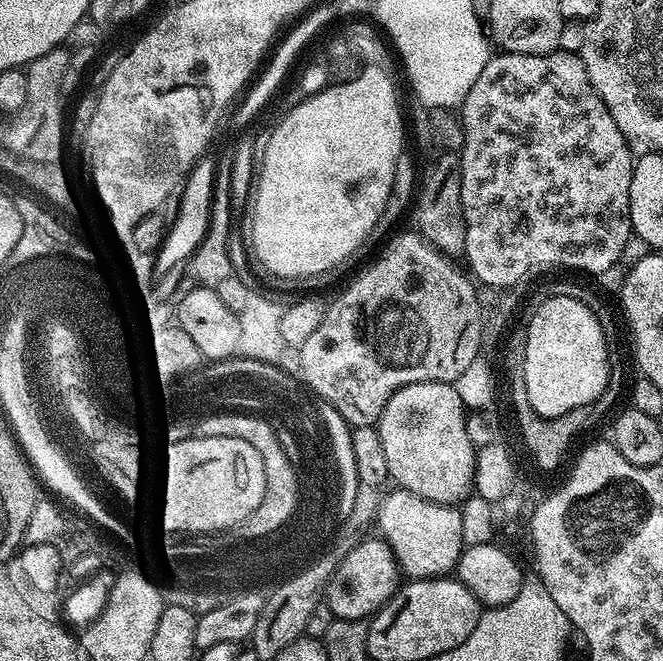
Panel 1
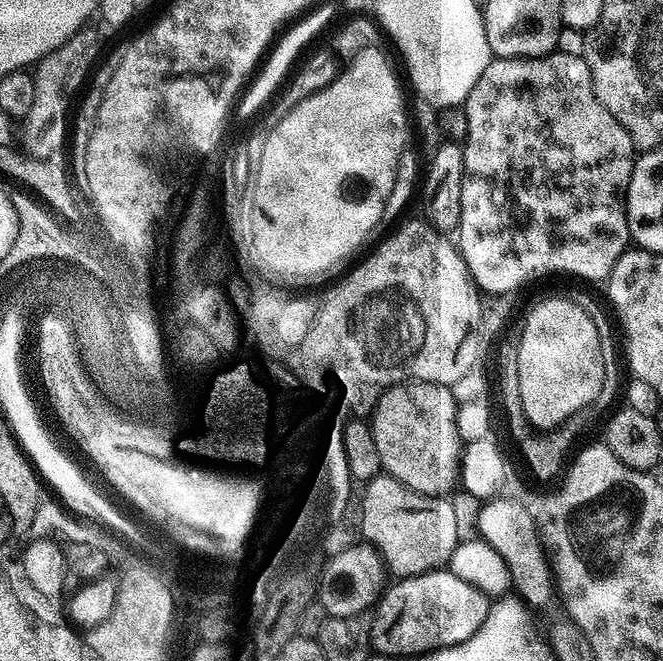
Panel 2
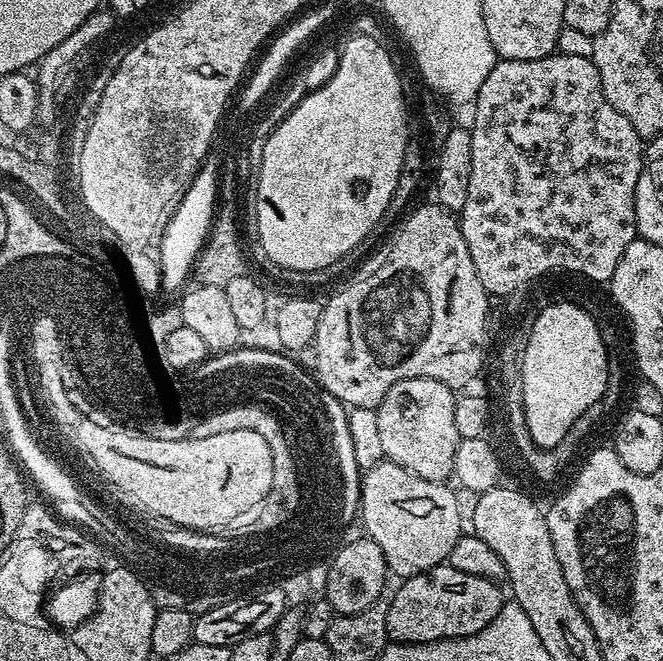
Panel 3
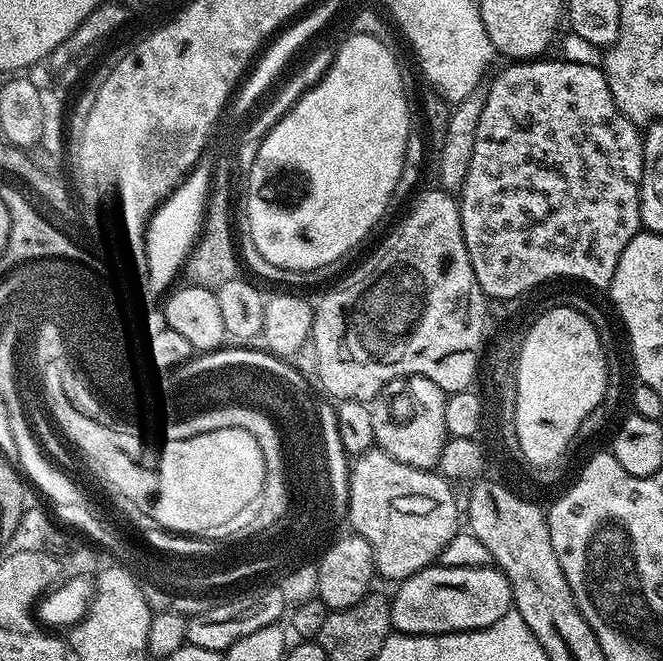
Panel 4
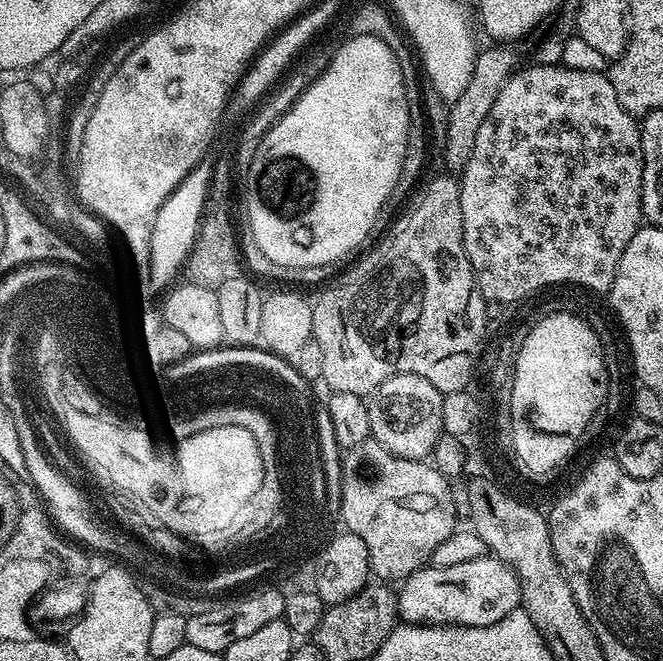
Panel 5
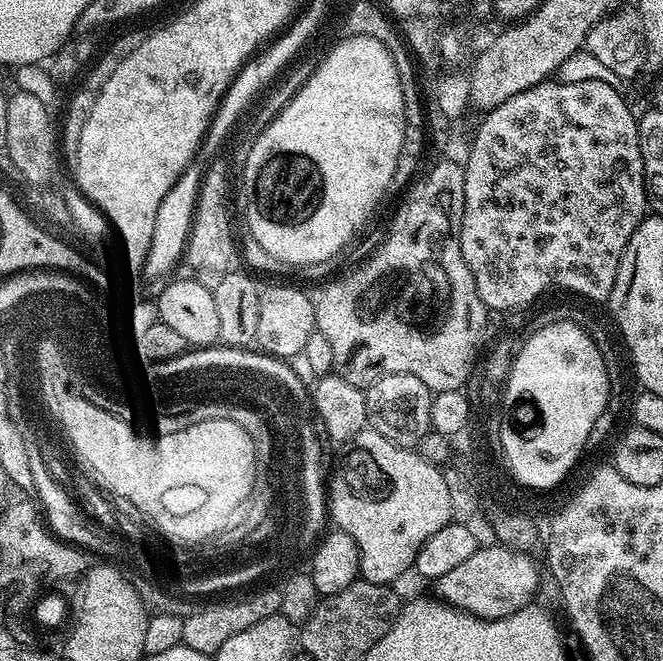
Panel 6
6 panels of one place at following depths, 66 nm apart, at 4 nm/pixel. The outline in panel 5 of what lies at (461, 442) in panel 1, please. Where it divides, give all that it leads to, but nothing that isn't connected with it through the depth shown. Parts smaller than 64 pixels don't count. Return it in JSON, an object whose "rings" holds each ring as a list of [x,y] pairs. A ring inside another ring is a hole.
{"rings":[[[398,374],[394,378],[386,378],[386,382],[382,382],[382,386],[378,386],[367,401],[371,439],[378,441],[383,448],[396,456],[407,460],[427,461],[444,431],[442,422],[444,397],[445,393],[439,392],[430,382],[426,382],[426,378],[418,374]]]}

